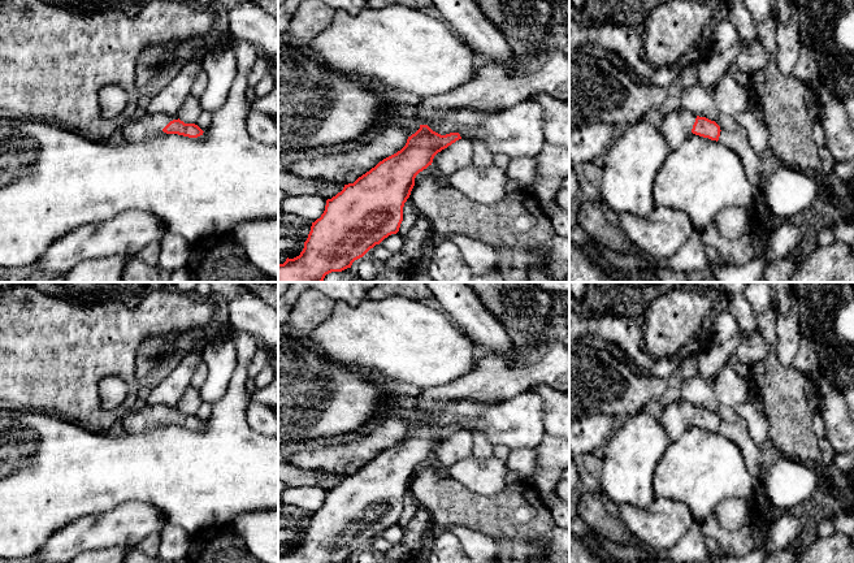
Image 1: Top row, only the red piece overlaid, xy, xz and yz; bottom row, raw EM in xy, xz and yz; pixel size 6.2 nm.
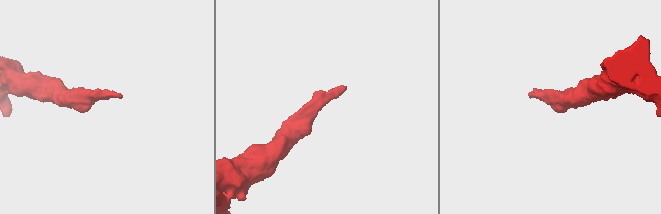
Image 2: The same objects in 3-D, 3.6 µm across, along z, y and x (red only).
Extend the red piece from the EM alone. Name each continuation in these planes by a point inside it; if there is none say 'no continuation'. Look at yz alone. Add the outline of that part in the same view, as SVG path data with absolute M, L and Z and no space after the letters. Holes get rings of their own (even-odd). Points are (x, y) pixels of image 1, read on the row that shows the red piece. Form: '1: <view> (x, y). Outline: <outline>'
1: yz (676, 128). Outline: M684 108L667 114L659 126L671 151L676 150L690 135L697 114L688 112Z

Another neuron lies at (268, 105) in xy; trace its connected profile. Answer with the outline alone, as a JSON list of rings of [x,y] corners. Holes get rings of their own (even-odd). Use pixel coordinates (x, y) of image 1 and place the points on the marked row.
[[[278,78],[272,91],[264,98],[256,98],[251,108],[253,112],[278,120]]]

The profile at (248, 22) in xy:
[[[240,0],[224,21],[224,36],[230,43],[248,42],[268,57],[278,78],[278,18],[251,0]]]

